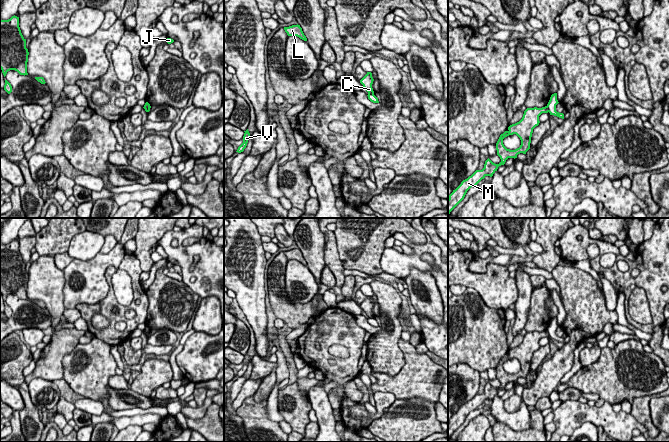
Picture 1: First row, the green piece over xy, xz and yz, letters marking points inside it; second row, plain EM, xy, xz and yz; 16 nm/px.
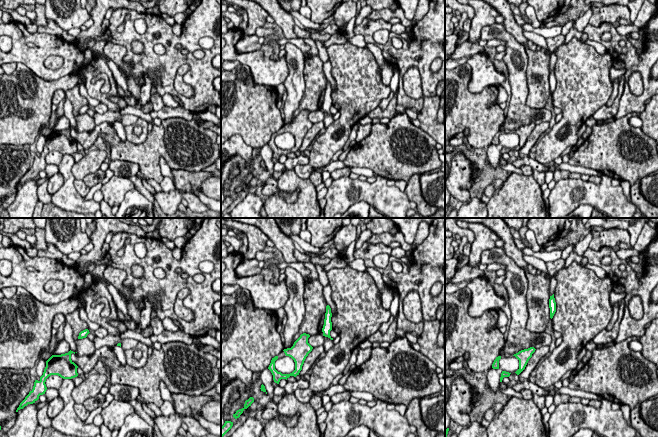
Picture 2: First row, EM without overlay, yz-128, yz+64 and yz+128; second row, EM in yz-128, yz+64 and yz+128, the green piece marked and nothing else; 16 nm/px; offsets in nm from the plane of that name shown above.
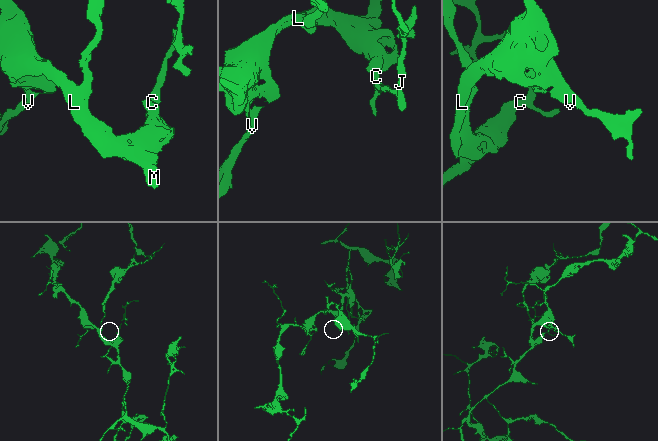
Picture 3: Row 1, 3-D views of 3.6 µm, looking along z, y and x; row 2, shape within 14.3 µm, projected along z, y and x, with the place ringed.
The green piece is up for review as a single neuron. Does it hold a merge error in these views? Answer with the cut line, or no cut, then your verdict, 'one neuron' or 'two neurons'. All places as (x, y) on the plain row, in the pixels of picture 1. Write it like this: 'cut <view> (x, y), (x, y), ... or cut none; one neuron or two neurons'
cut xz (368, 317), (373, 318); two neurons

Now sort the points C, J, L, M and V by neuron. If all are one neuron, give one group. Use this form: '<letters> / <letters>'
C L M V / J

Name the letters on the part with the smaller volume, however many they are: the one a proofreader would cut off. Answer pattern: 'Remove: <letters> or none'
Remove: J

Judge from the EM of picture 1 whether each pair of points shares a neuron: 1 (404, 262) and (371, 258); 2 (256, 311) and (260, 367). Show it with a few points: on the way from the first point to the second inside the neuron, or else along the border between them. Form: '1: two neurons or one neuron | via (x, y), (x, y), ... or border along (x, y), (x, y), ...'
1: two neurons | border along (385, 248), (380, 261), (383, 271)
2: two neurons | border along (256, 354), (263, 359)

